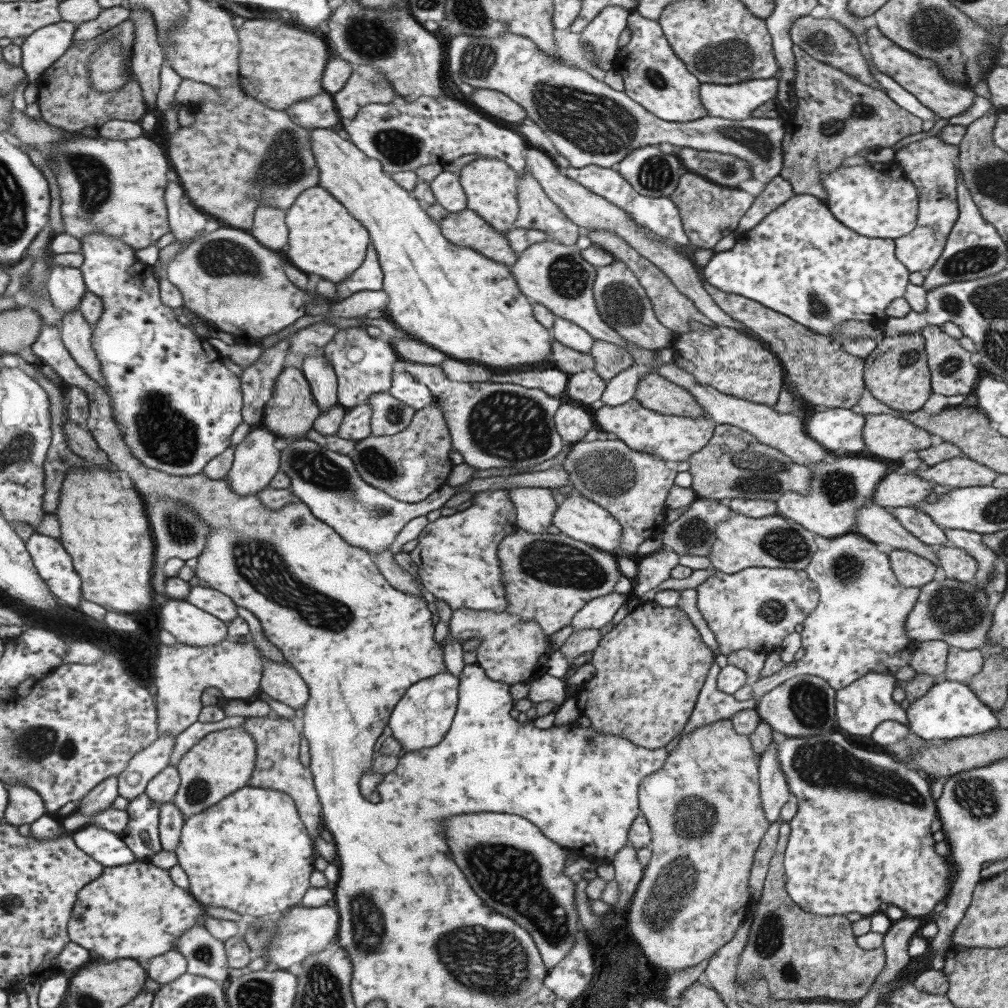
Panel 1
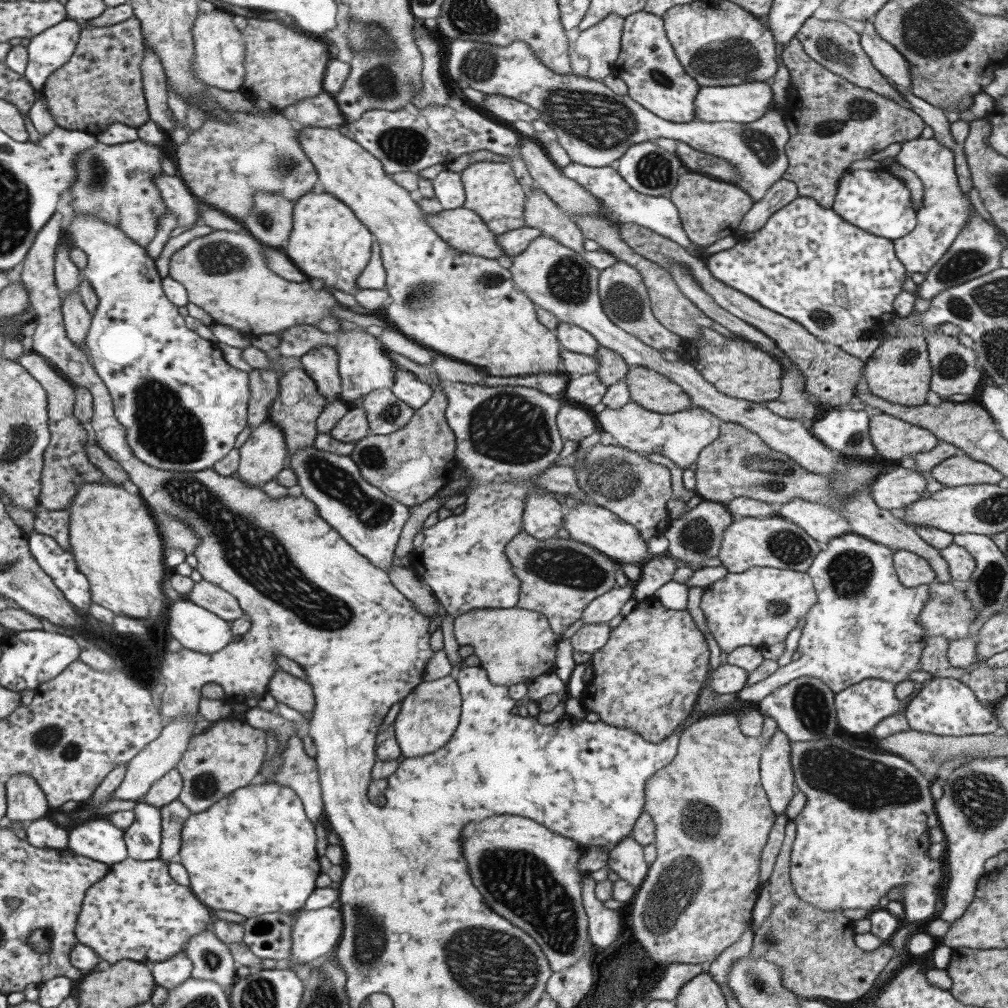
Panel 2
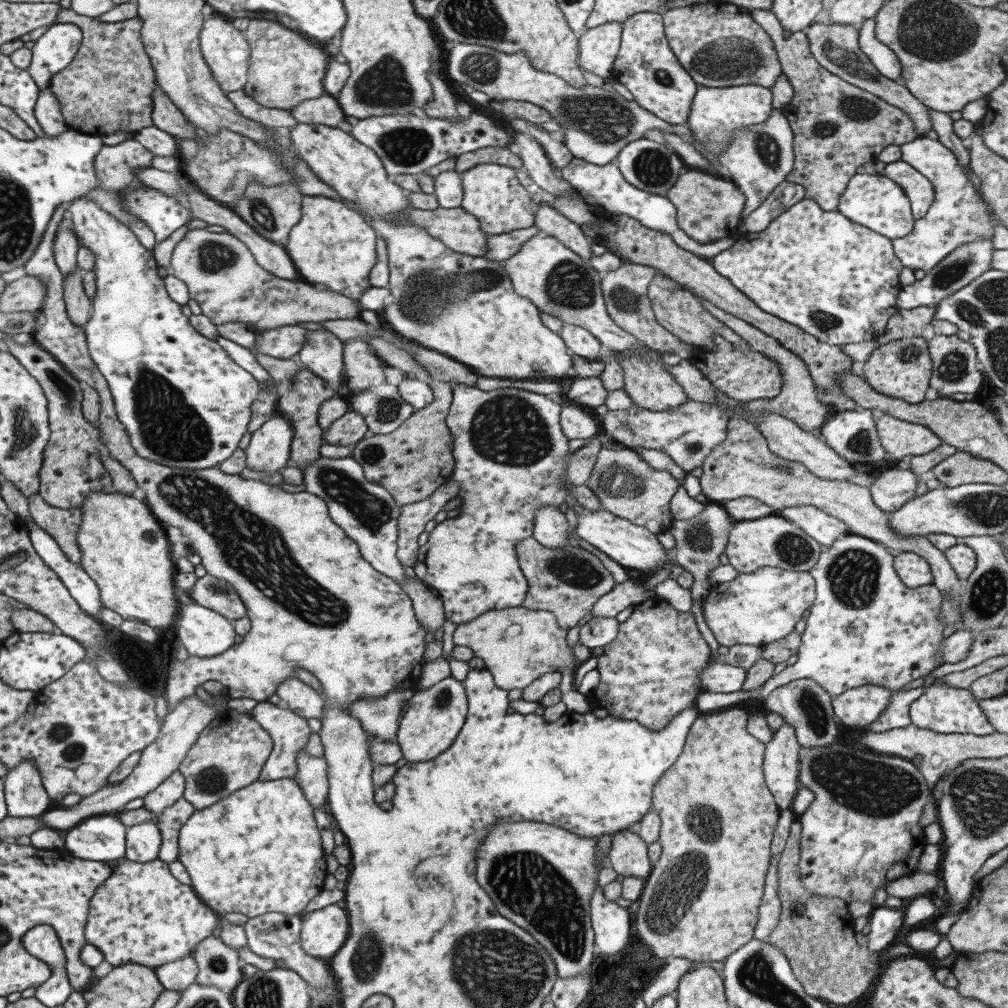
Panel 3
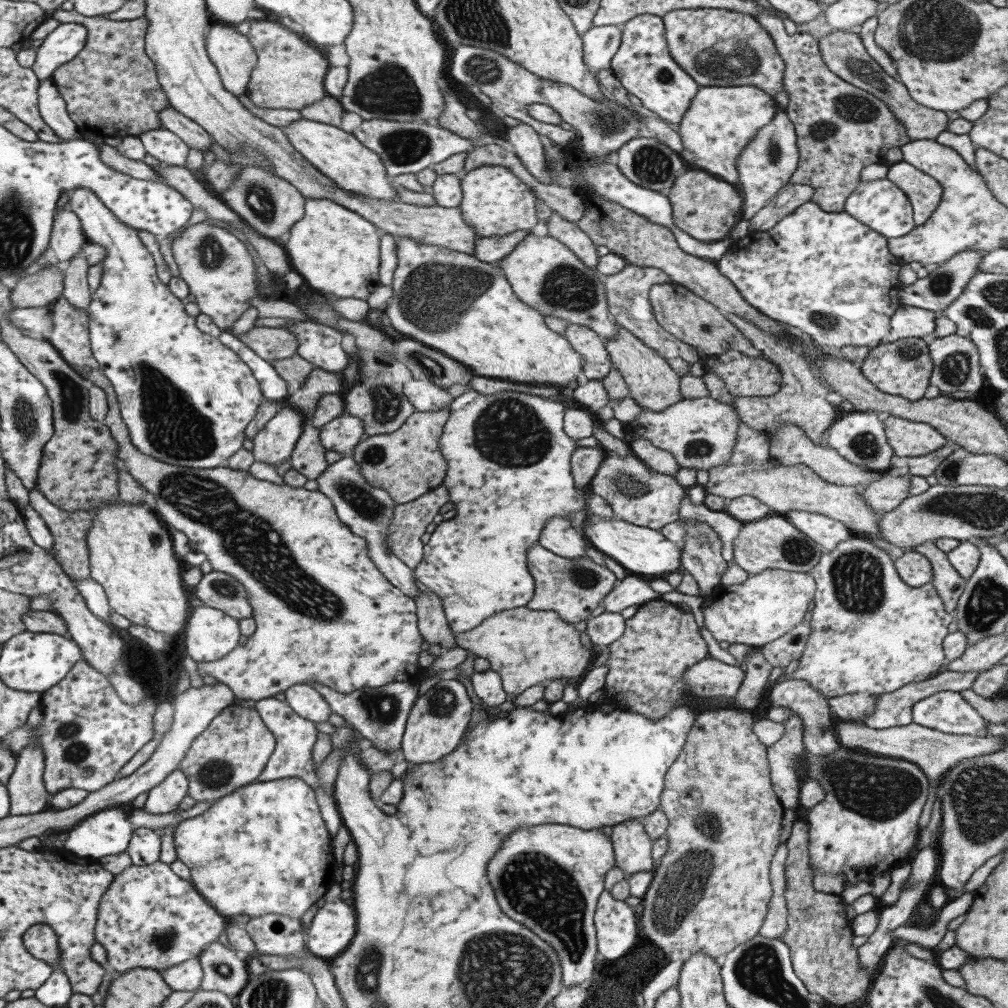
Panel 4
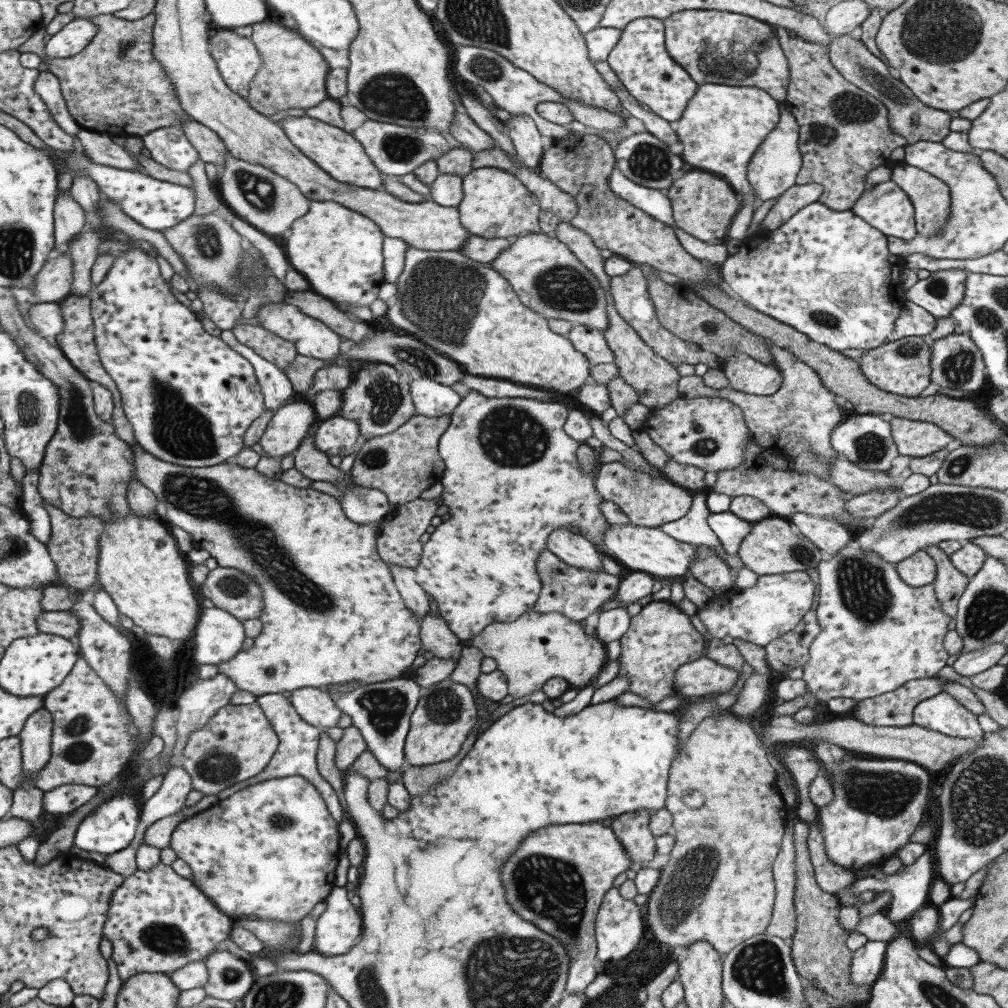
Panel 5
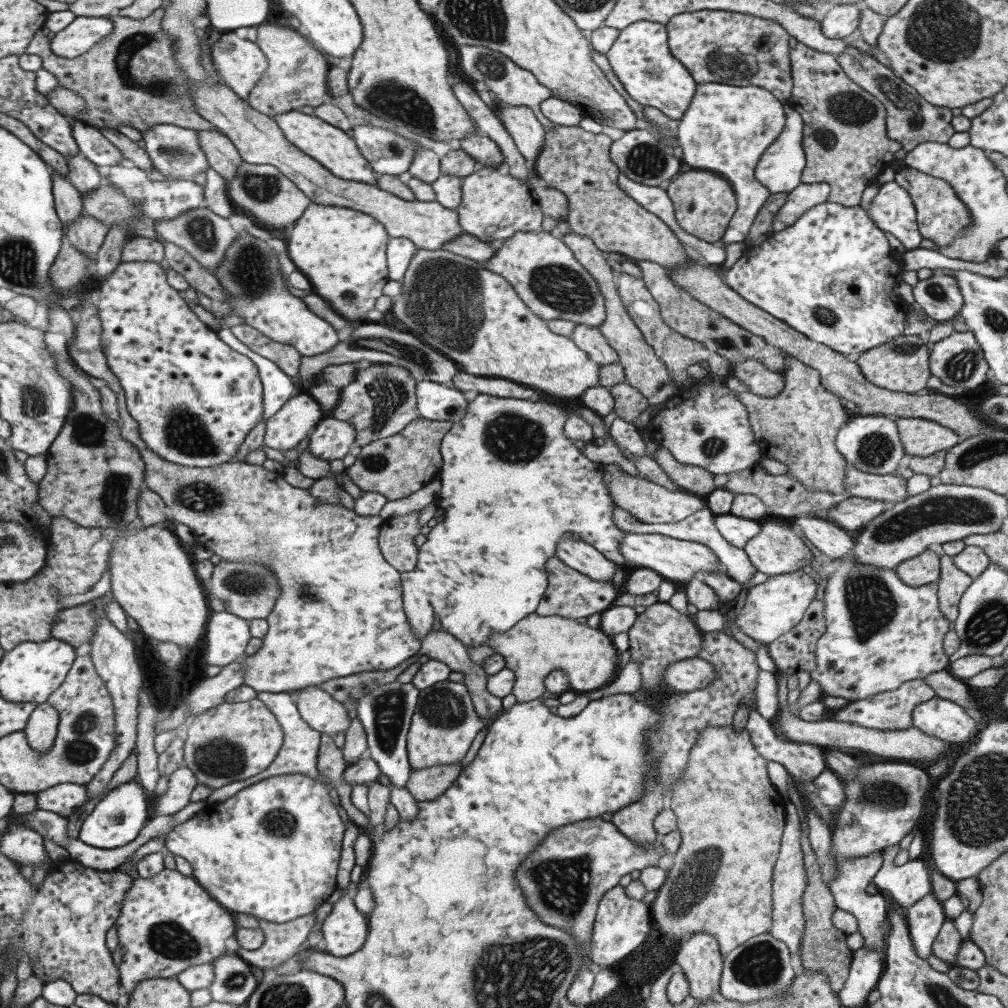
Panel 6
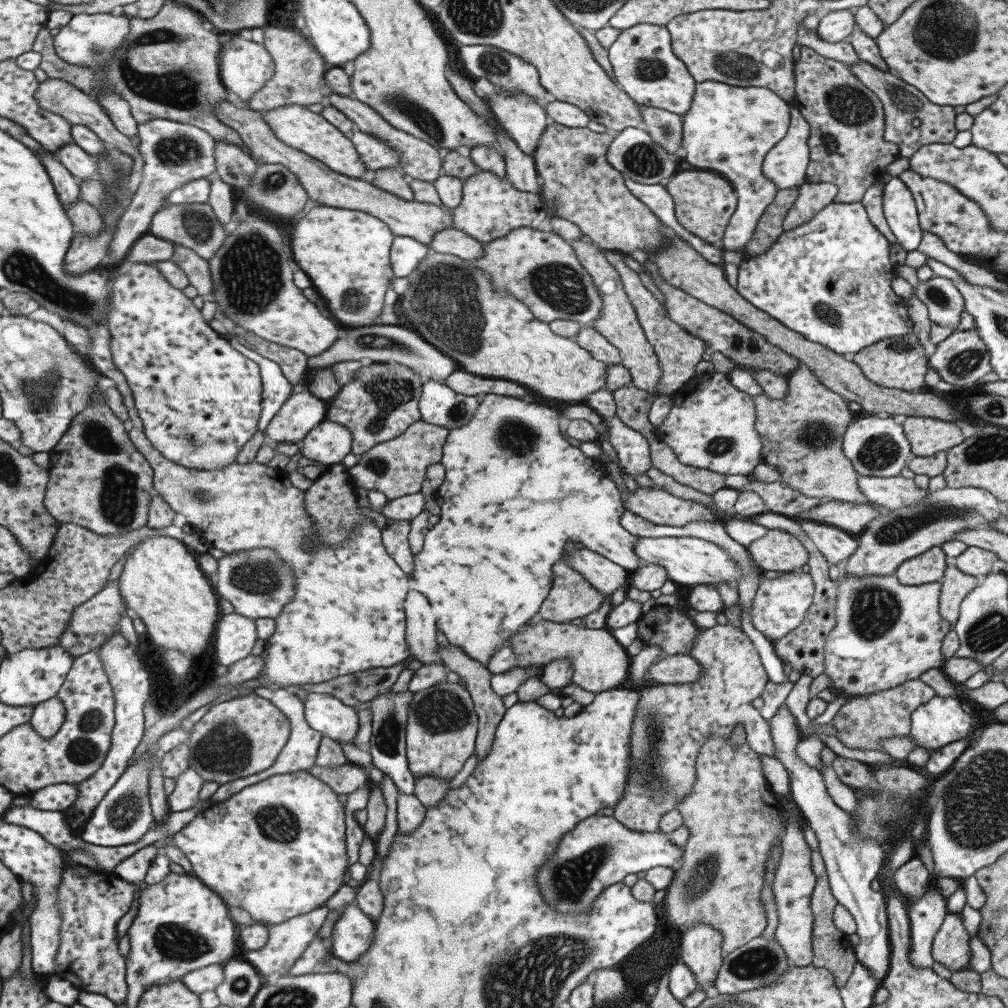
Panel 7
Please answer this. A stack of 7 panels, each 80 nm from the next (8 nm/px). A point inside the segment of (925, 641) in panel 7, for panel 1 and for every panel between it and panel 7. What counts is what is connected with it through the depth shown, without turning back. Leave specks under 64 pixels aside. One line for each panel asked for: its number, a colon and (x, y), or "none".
1: (856, 629)
2: (863, 625)
3: (865, 626)
4: (869, 632)
5: (875, 632)
6: (879, 633)

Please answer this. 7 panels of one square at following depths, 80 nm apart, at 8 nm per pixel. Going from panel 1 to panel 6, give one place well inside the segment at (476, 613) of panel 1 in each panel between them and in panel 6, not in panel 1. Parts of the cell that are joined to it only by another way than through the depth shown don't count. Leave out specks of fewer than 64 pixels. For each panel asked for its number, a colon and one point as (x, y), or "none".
2: (515, 645)
3: (518, 645)
4: (525, 647)
5: (537, 646)
6: (534, 647)

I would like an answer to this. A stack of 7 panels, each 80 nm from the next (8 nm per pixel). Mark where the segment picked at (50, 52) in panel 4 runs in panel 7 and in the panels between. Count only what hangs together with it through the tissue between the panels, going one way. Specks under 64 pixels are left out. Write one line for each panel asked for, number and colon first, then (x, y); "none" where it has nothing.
5: (74, 38)
6: (79, 38)
7: (90, 40)

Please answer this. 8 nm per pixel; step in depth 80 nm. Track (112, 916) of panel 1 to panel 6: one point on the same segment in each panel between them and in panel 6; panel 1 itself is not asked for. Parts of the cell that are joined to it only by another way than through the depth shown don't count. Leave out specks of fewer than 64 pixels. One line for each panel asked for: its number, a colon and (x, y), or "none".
2: (139, 912)
3: (144, 914)
4: (150, 917)
5: (160, 922)
6: (169, 923)

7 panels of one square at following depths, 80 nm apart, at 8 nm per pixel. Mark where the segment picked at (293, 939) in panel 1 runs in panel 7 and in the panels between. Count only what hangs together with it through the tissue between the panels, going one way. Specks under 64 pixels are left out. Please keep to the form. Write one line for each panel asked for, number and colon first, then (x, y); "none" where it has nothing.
2: (317, 934)
3: (324, 932)
4: (332, 930)
5: (339, 928)
6: (346, 929)
7: (353, 935)

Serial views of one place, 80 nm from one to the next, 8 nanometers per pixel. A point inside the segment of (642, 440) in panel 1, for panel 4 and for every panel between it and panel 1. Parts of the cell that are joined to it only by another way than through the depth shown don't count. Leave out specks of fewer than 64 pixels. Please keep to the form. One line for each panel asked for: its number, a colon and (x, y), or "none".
2: (679, 436)
3: (687, 433)
4: (699, 433)

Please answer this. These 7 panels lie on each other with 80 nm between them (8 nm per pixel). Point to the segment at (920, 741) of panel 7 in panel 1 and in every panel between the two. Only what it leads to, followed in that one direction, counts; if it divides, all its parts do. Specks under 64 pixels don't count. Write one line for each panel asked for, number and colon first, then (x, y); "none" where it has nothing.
1: (948, 710)
2: (944, 706)
3: (942, 709)
4: (946, 711)
5: (940, 713)
6: (943, 719)

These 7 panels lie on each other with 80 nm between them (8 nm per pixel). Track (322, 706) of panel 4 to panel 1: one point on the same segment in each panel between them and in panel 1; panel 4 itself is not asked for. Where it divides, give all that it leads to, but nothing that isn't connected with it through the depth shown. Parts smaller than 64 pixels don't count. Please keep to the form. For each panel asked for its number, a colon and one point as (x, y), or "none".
1: (282, 682)
2: (295, 692)
3: (300, 697)

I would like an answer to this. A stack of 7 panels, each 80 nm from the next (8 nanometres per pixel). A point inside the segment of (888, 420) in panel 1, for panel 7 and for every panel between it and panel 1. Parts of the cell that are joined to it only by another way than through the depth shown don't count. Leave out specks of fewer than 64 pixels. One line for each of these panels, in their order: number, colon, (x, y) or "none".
2: (892, 438)
3: (898, 438)
4: (906, 438)
5: (913, 438)
6: (919, 437)
7: (926, 436)

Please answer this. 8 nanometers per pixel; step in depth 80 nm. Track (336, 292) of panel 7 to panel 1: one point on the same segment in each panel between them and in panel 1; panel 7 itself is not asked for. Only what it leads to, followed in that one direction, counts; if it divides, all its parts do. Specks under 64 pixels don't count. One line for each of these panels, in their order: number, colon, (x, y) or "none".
1: (326, 239)
2: (330, 242)
3: (334, 245)
4: (338, 251)
5: (341, 251)
6: (344, 252)

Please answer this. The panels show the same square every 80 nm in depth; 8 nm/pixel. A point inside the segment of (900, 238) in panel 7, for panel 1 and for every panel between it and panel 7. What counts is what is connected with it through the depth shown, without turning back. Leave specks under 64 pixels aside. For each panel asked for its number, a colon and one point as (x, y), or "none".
1: (877, 200)
2: (877, 202)
3: (873, 201)
4: (879, 204)
5: (885, 206)
6: (891, 209)

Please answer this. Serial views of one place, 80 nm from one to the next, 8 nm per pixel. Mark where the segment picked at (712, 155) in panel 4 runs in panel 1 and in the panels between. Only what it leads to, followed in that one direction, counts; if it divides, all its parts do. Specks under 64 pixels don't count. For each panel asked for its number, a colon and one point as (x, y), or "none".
1: (736, 101)
2: (745, 102)
3: (714, 112)

